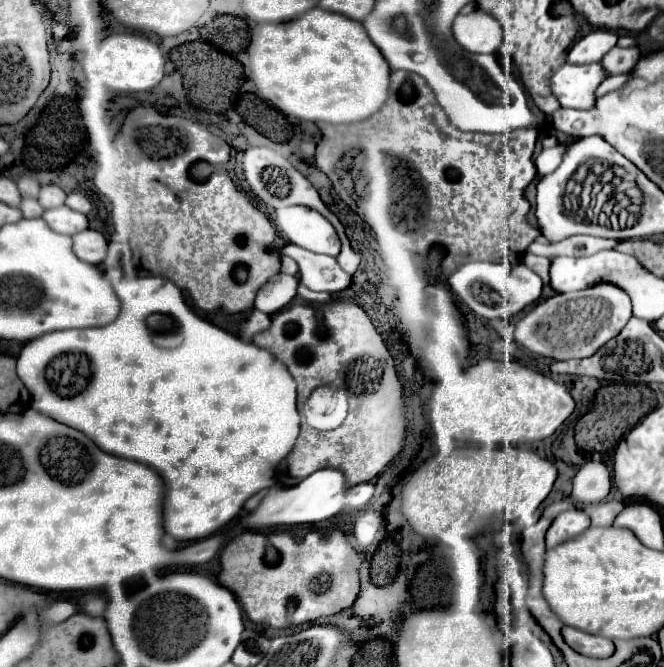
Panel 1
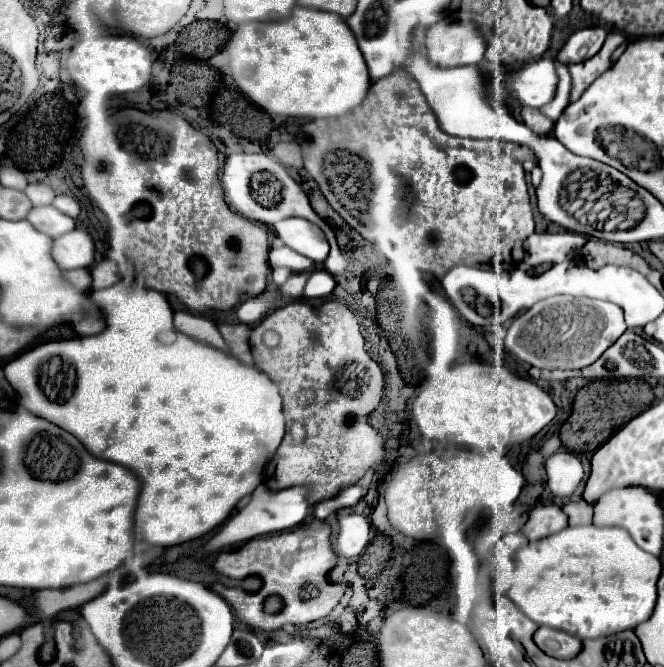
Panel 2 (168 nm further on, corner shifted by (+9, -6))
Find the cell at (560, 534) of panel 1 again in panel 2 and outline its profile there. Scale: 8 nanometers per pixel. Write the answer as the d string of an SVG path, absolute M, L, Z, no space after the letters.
M539 504L529 510L529 518L523 524L523 536L531 540L541 540L559 530L567 528L567 516L557 504Z

